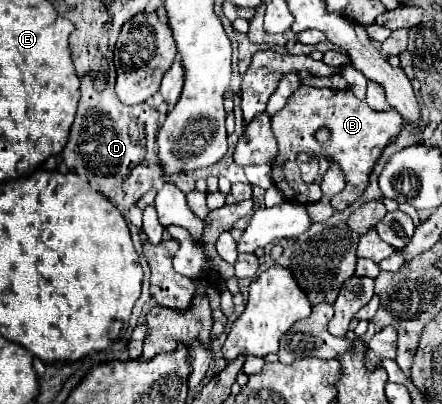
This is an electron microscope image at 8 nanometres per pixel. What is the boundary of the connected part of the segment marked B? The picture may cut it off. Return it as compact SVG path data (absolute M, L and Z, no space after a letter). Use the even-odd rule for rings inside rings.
M300 86L294 94L290 94L286 106L274 116L270 116L270 124L278 142L278 156L274 158L270 172L276 188L286 196L288 202L298 202L298 204L318 202L322 198L320 182L316 180L312 184L304 184L294 164L294 158L298 152L314 156L320 164L320 176L322 176L328 168L328 154L330 154L332 162L338 164L346 176L346 188L330 200L334 210L344 210L364 192L368 176L378 156L382 154L386 142L390 142L390 138L394 138L402 130L402 118L396 110L376 112L364 100L358 100L350 90L340 92L340 90L310 88L310 86ZM320 128L330 130L328 142L316 140L316 132Z

